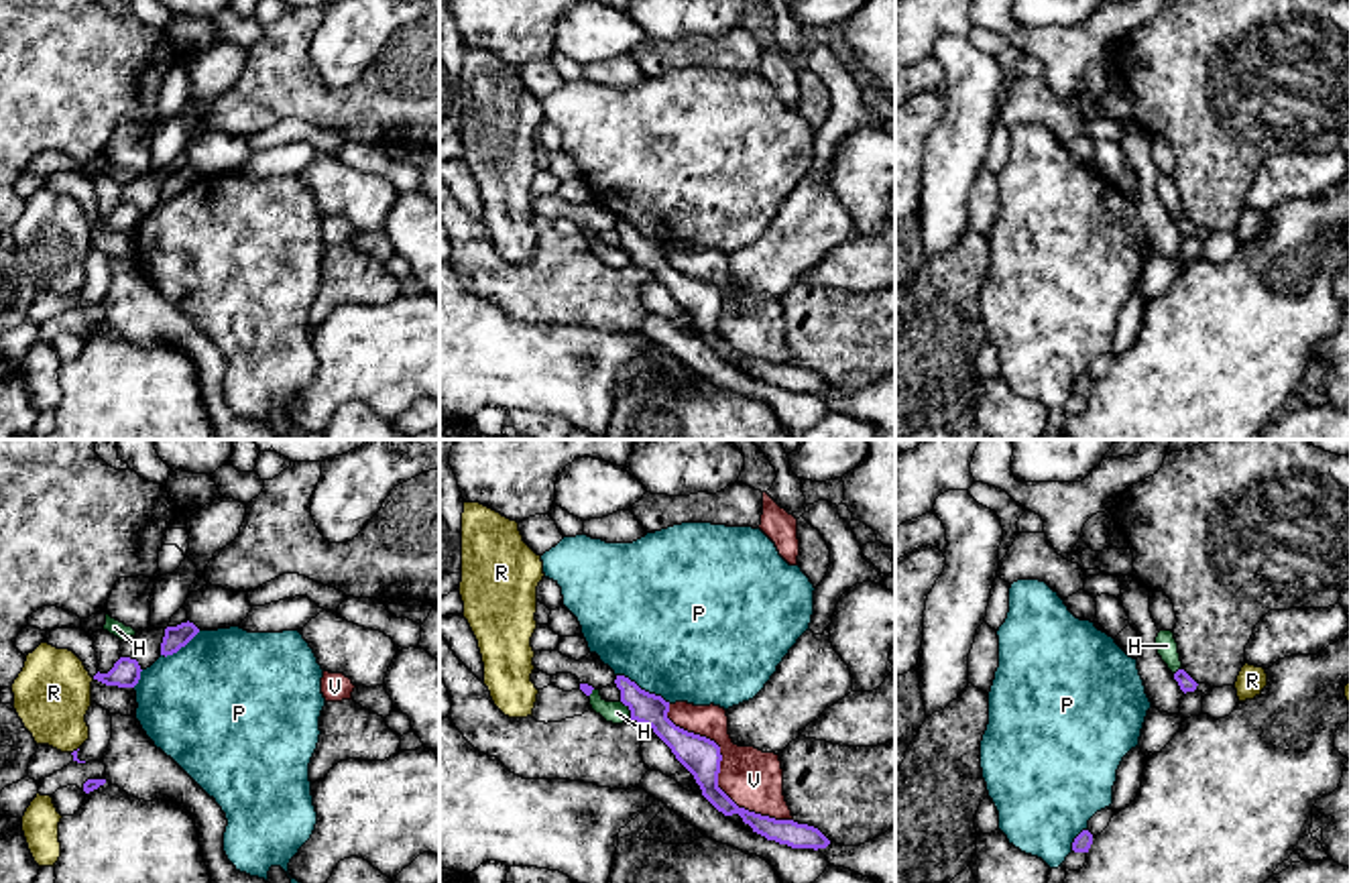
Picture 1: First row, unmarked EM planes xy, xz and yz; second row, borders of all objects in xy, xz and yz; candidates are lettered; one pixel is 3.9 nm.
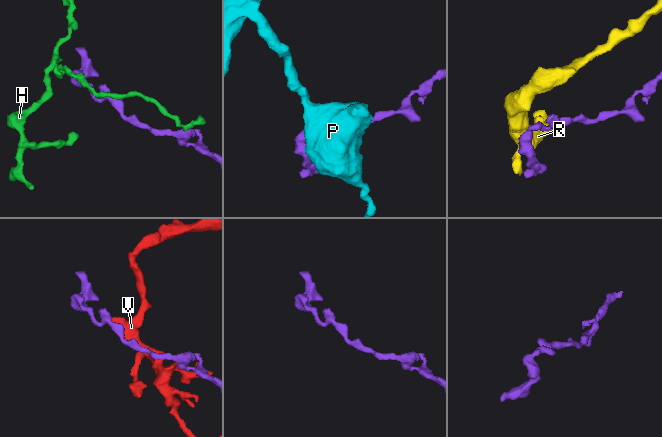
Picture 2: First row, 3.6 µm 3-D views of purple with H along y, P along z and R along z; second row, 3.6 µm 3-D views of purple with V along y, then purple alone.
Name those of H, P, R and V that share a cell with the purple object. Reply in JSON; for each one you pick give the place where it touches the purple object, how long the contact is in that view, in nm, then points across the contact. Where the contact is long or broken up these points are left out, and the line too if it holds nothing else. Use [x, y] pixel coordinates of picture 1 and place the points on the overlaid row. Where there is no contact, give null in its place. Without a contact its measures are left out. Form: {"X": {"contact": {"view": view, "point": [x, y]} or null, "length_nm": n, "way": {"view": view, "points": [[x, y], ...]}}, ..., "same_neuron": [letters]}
{"same_neuron": []}

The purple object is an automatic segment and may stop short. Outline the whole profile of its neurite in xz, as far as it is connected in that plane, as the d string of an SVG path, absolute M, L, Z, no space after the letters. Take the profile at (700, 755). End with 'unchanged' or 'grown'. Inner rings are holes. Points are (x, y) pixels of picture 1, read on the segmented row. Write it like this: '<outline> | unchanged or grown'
M617 675L617 688L621 690L621 702L631 710L631 720L643 722L671 749L676 759L694 775L702 789L702 796L724 816L739 814L753 832L787 844L791 848L826 848L830 840L814 826L798 824L794 820L775 820L739 808L720 787L720 747L700 734L688 732L676 726L669 718L669 702L661 696L641 690L625 675Z | unchanged

